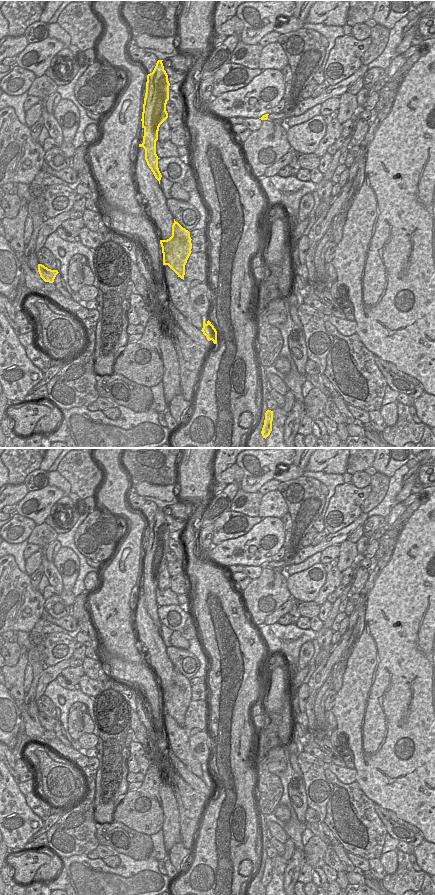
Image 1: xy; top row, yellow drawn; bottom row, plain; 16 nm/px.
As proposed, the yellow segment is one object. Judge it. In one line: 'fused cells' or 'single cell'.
fused cells

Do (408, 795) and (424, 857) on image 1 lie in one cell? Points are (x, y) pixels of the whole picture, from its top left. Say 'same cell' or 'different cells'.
different cells

